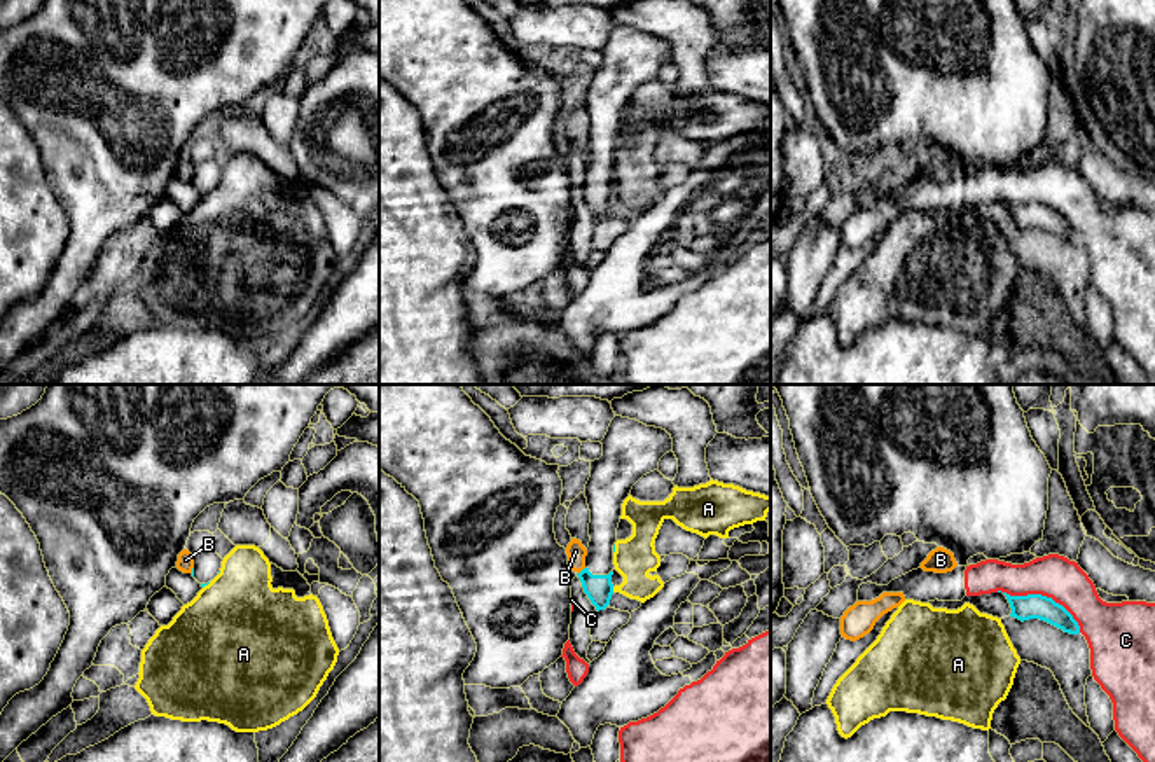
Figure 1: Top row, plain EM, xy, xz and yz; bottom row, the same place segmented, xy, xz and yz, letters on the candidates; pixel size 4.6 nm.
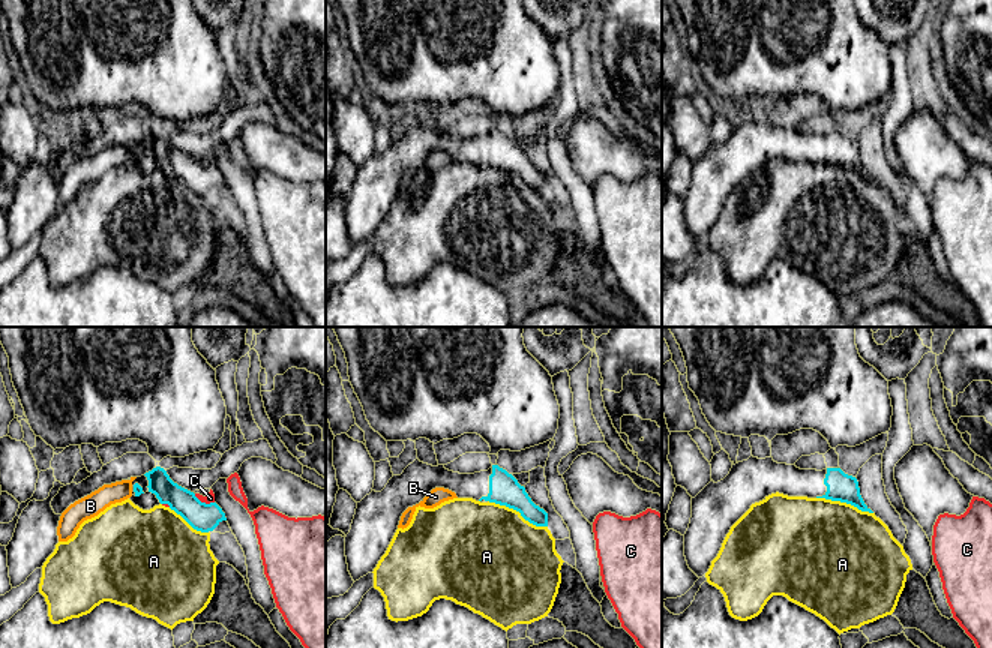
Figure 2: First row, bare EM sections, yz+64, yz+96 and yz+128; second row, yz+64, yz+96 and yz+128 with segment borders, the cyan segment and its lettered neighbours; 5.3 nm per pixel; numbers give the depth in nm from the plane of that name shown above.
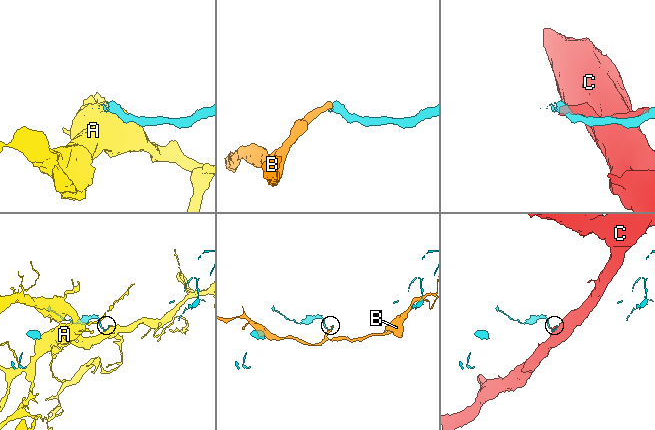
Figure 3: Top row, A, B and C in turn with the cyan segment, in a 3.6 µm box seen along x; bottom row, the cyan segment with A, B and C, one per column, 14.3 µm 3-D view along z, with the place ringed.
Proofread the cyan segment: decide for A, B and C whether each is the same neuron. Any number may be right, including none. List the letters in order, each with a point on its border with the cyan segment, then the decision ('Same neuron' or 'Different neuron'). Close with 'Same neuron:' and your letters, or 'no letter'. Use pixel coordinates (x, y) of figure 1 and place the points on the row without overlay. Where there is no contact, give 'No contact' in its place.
A: Touches cyan at xz (612, 198). Different neuron
B: Touches cyan at xz (582, 179). Different neuron
C: Touches cyan at yz (1040, 203). Different neuron
Same neuron: no letter

